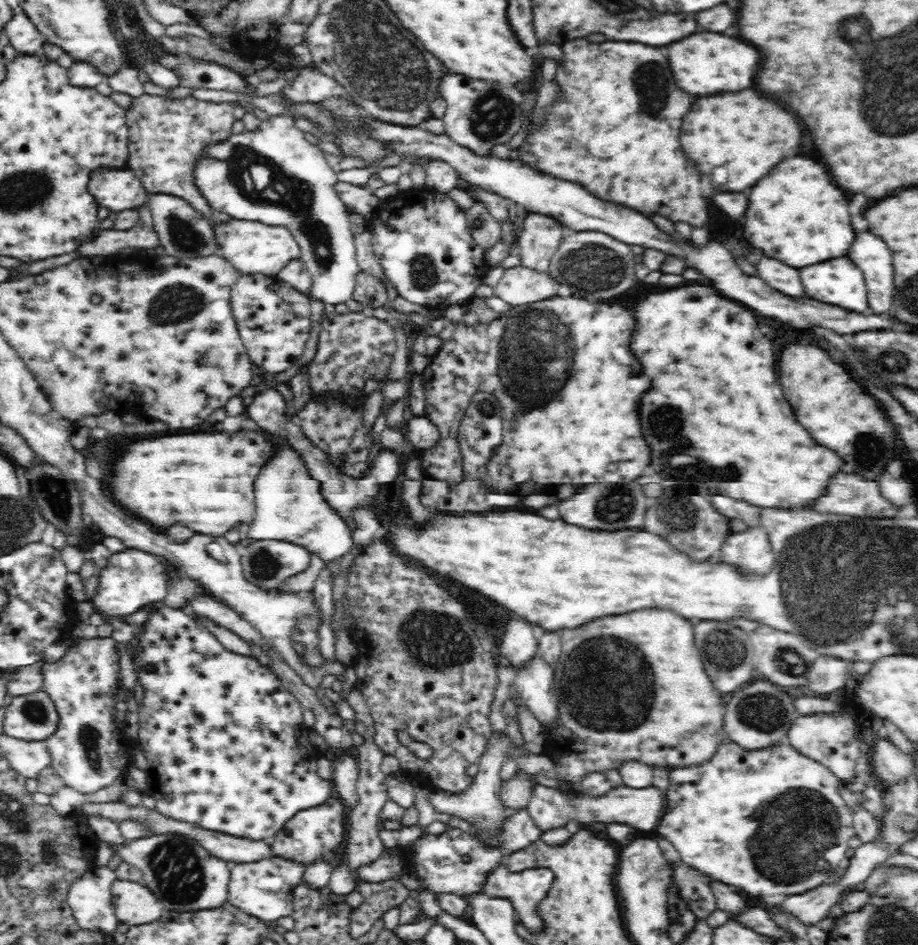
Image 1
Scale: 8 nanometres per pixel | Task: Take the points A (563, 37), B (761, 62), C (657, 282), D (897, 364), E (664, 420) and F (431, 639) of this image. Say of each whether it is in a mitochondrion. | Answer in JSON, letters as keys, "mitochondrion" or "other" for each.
{"A":"other","B":"other","C":"other","D":"mitochondrion","E":"mitochondrion","F":"mitochondrion"}

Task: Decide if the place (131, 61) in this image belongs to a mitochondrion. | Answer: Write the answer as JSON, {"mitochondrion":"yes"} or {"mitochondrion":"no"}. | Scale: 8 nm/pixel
{"mitochondrion":"no"}

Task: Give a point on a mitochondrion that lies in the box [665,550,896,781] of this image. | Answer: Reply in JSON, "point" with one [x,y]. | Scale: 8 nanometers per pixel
{"point":[765,714]}

